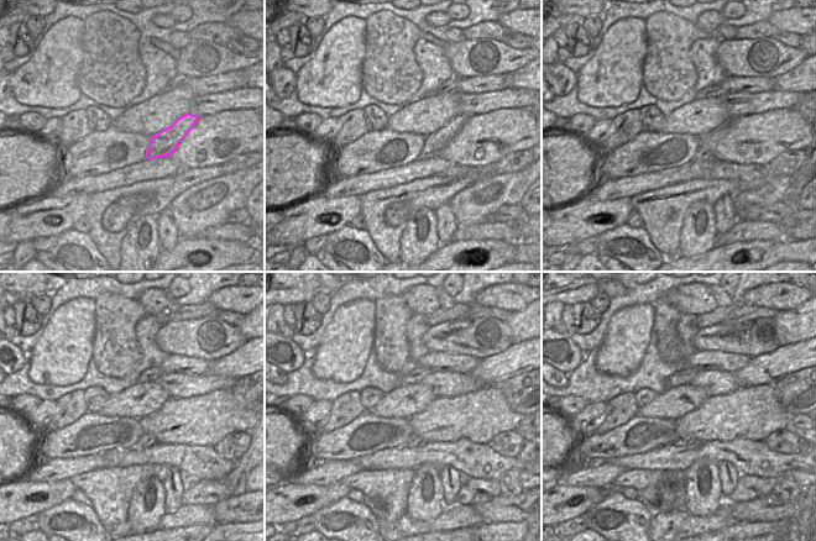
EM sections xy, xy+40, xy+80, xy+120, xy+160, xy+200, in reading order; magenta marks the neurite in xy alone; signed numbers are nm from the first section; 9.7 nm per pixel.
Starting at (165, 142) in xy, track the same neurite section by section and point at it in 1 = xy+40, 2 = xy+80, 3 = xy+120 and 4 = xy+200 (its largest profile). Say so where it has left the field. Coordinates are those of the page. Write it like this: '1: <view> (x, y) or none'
1: xy+40 (434, 145)
2: xy+80 (707, 143)
3: xy+120 (146, 440)
4: xy+200 (694, 442)

